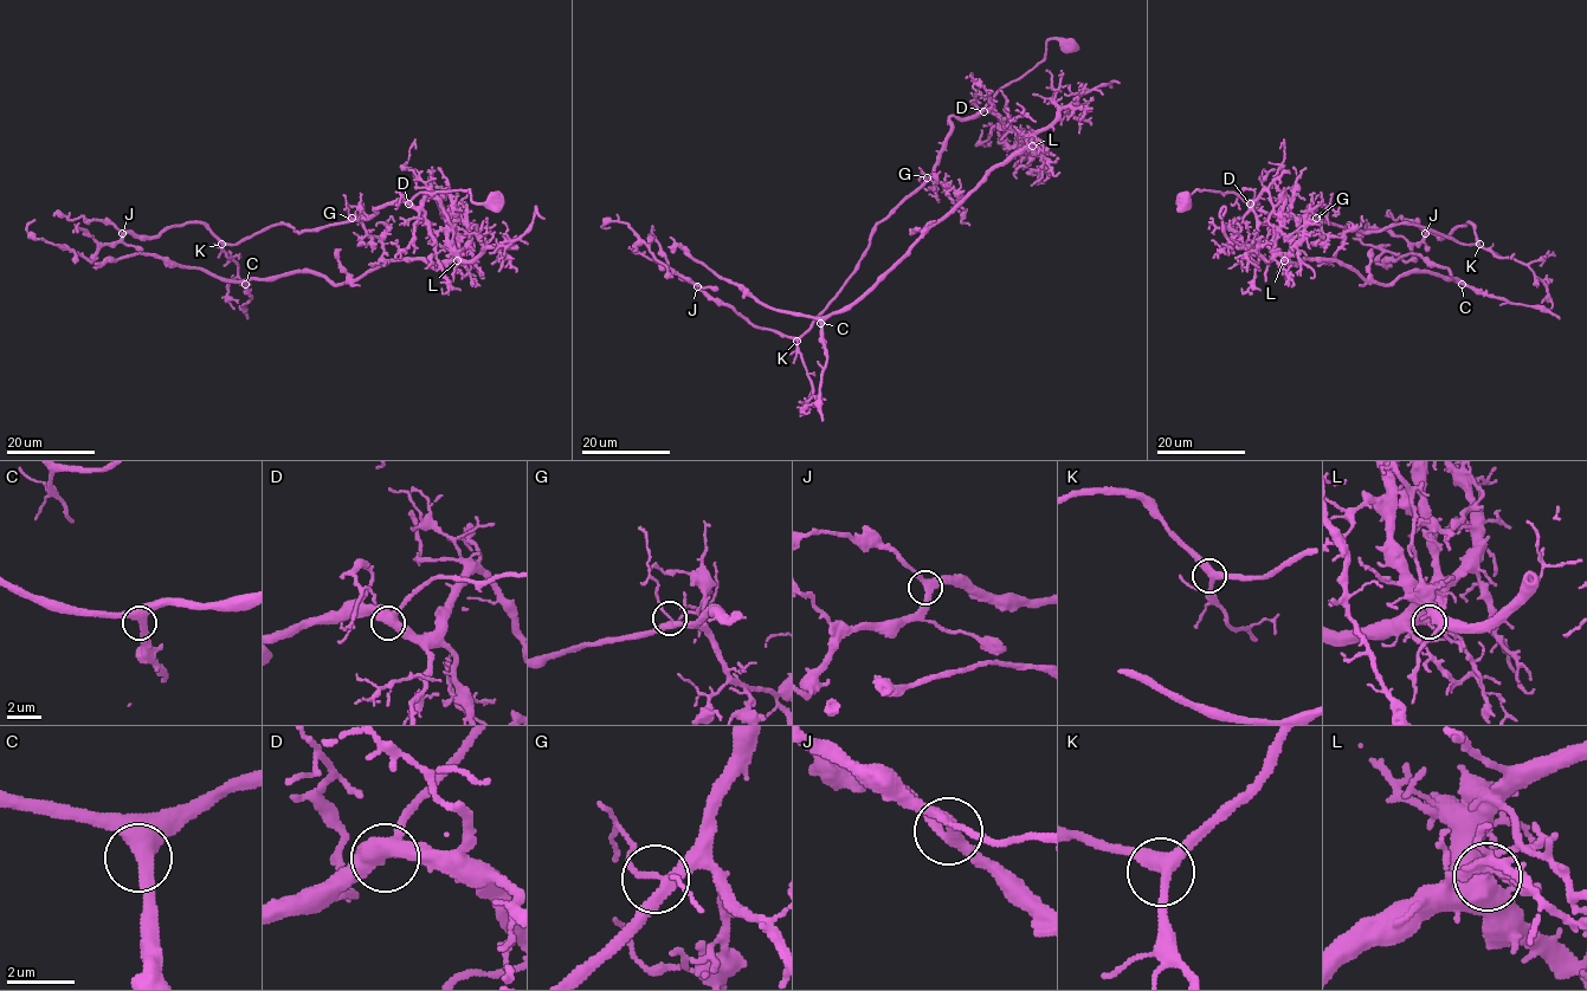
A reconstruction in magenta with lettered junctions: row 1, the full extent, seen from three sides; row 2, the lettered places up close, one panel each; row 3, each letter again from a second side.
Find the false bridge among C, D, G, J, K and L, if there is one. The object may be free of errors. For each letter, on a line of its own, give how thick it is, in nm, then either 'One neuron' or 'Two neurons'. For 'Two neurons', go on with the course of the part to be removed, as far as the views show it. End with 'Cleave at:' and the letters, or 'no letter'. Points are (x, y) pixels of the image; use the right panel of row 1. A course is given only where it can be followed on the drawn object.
C: Thickness 480 nm. One neuron
D: Thickness 440 nm. One neuron
G: Thickness 280 nm. One neuron
J: Thickness 320 nm. One neuron
K: Thickness 360 nm. One neuron
L: Thickness 500 nm. Two neurons. Course of the part to remove: (1284, 260), (1336, 259), (1384, 285), (1427, 271), (1456, 280), (1417, 253), (1388, 259), (1386, 267)
Cleave at: L

